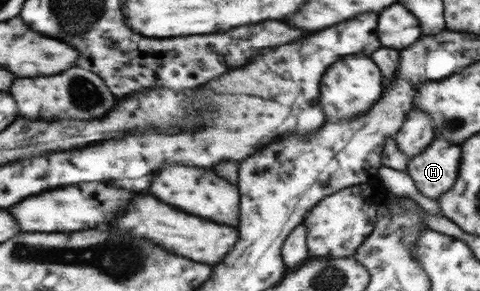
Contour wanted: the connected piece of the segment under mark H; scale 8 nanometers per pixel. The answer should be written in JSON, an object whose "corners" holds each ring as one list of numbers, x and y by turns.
{"corners":[[435,136,427,148,408,159,405,173,421,196,437,201,454,186,461,155,459,145]]}

